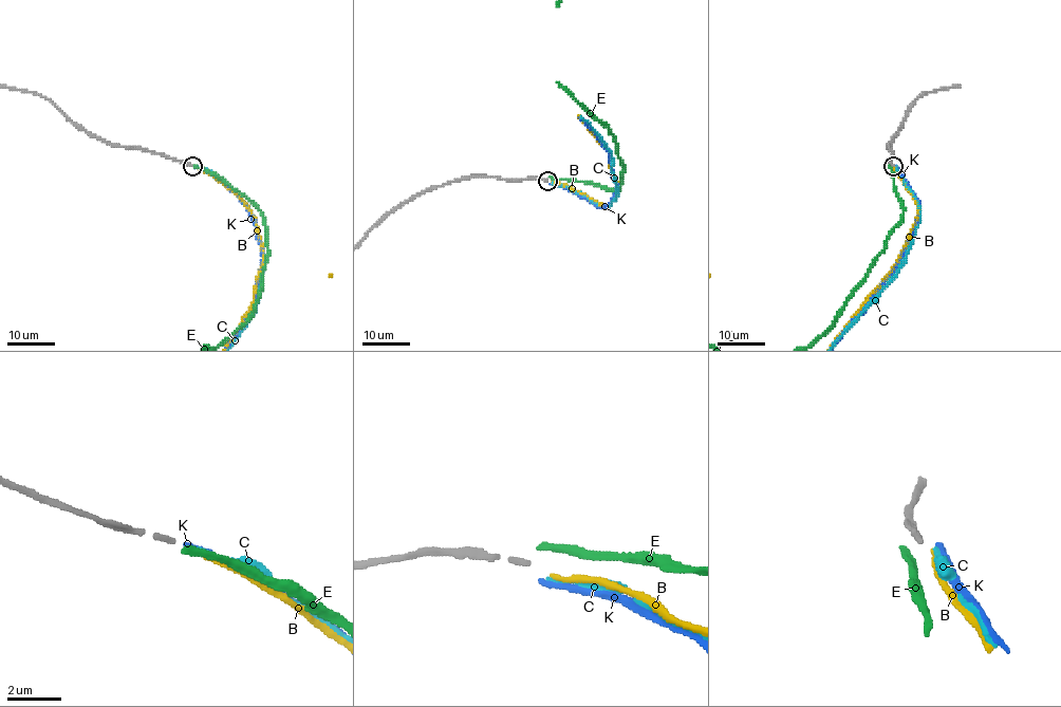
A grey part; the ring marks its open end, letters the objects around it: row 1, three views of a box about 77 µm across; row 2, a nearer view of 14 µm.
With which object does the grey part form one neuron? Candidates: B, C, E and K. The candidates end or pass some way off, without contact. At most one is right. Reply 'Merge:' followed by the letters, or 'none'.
Merge: B

